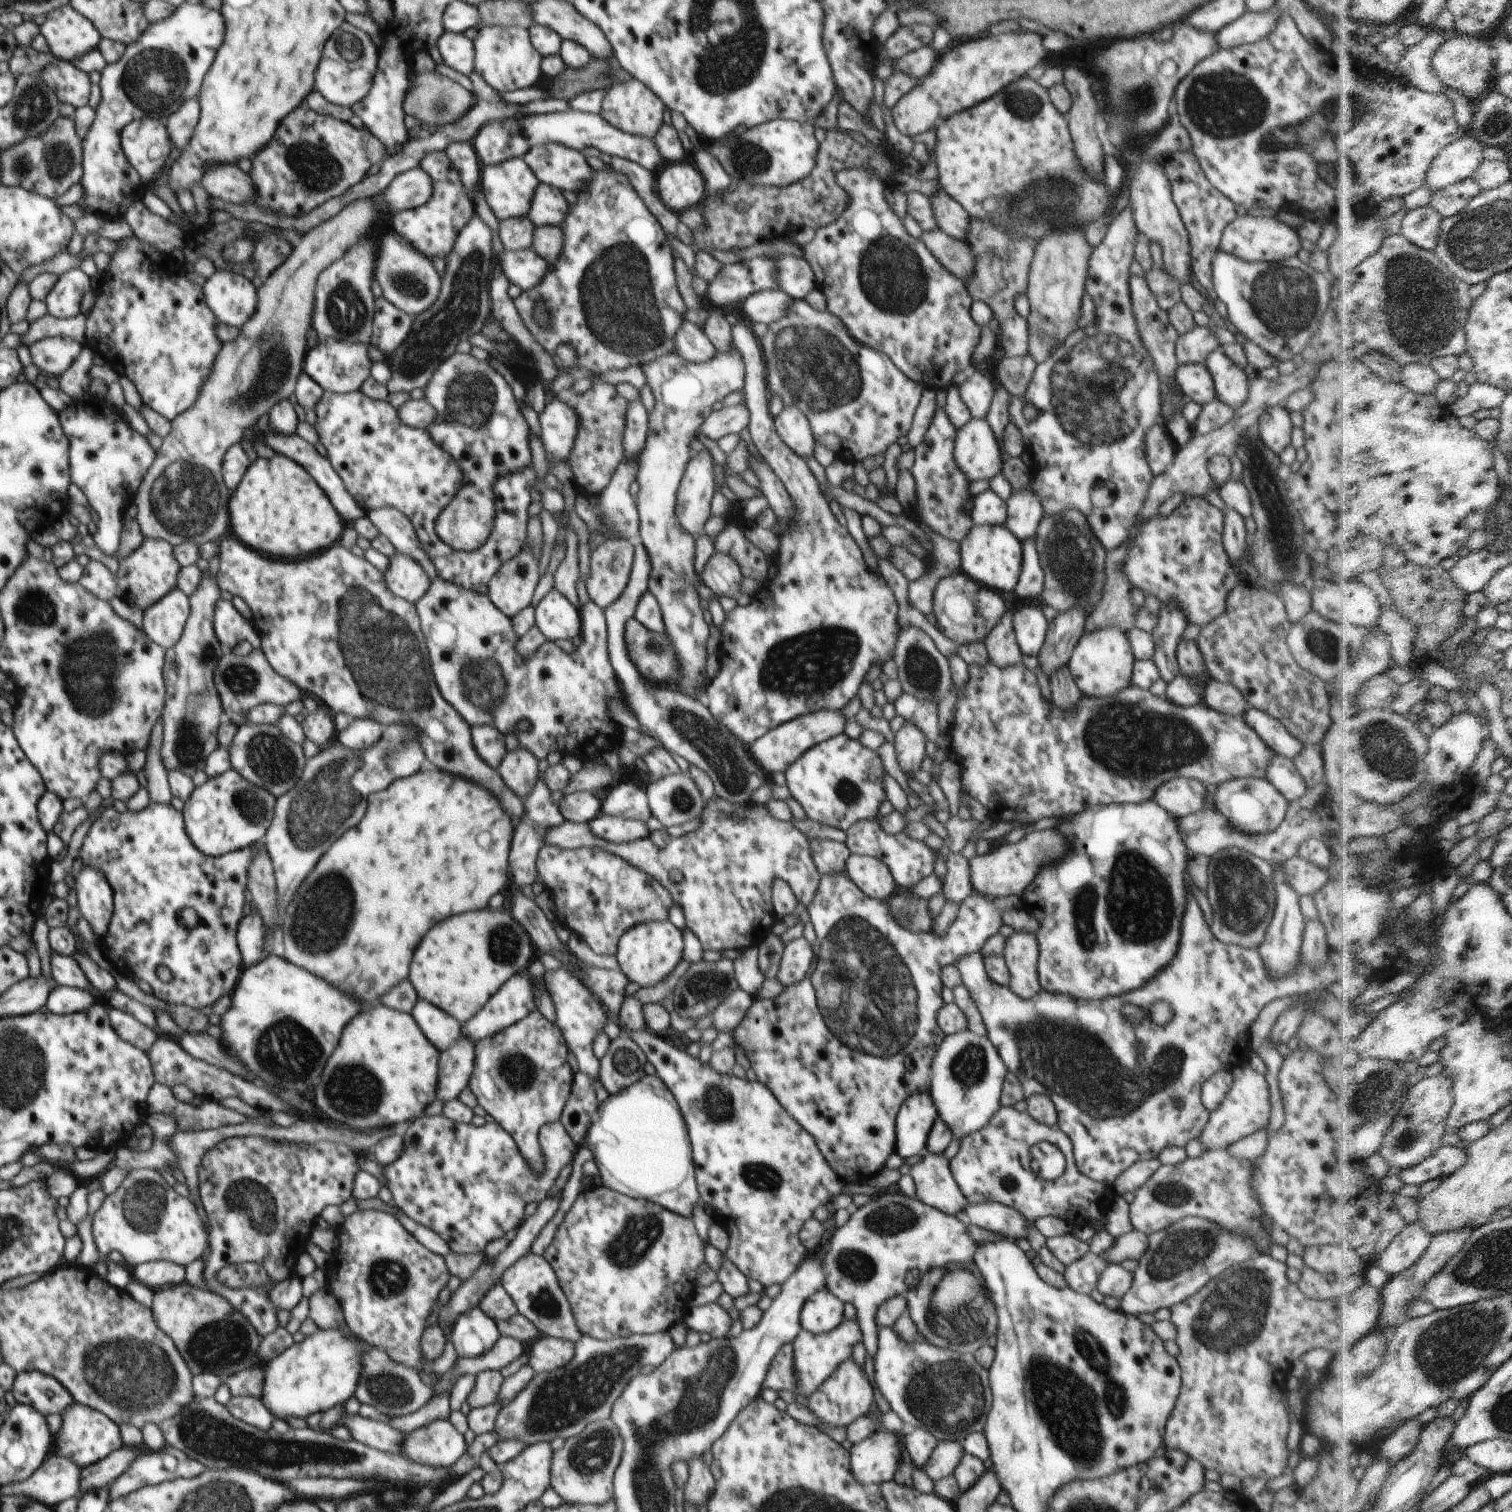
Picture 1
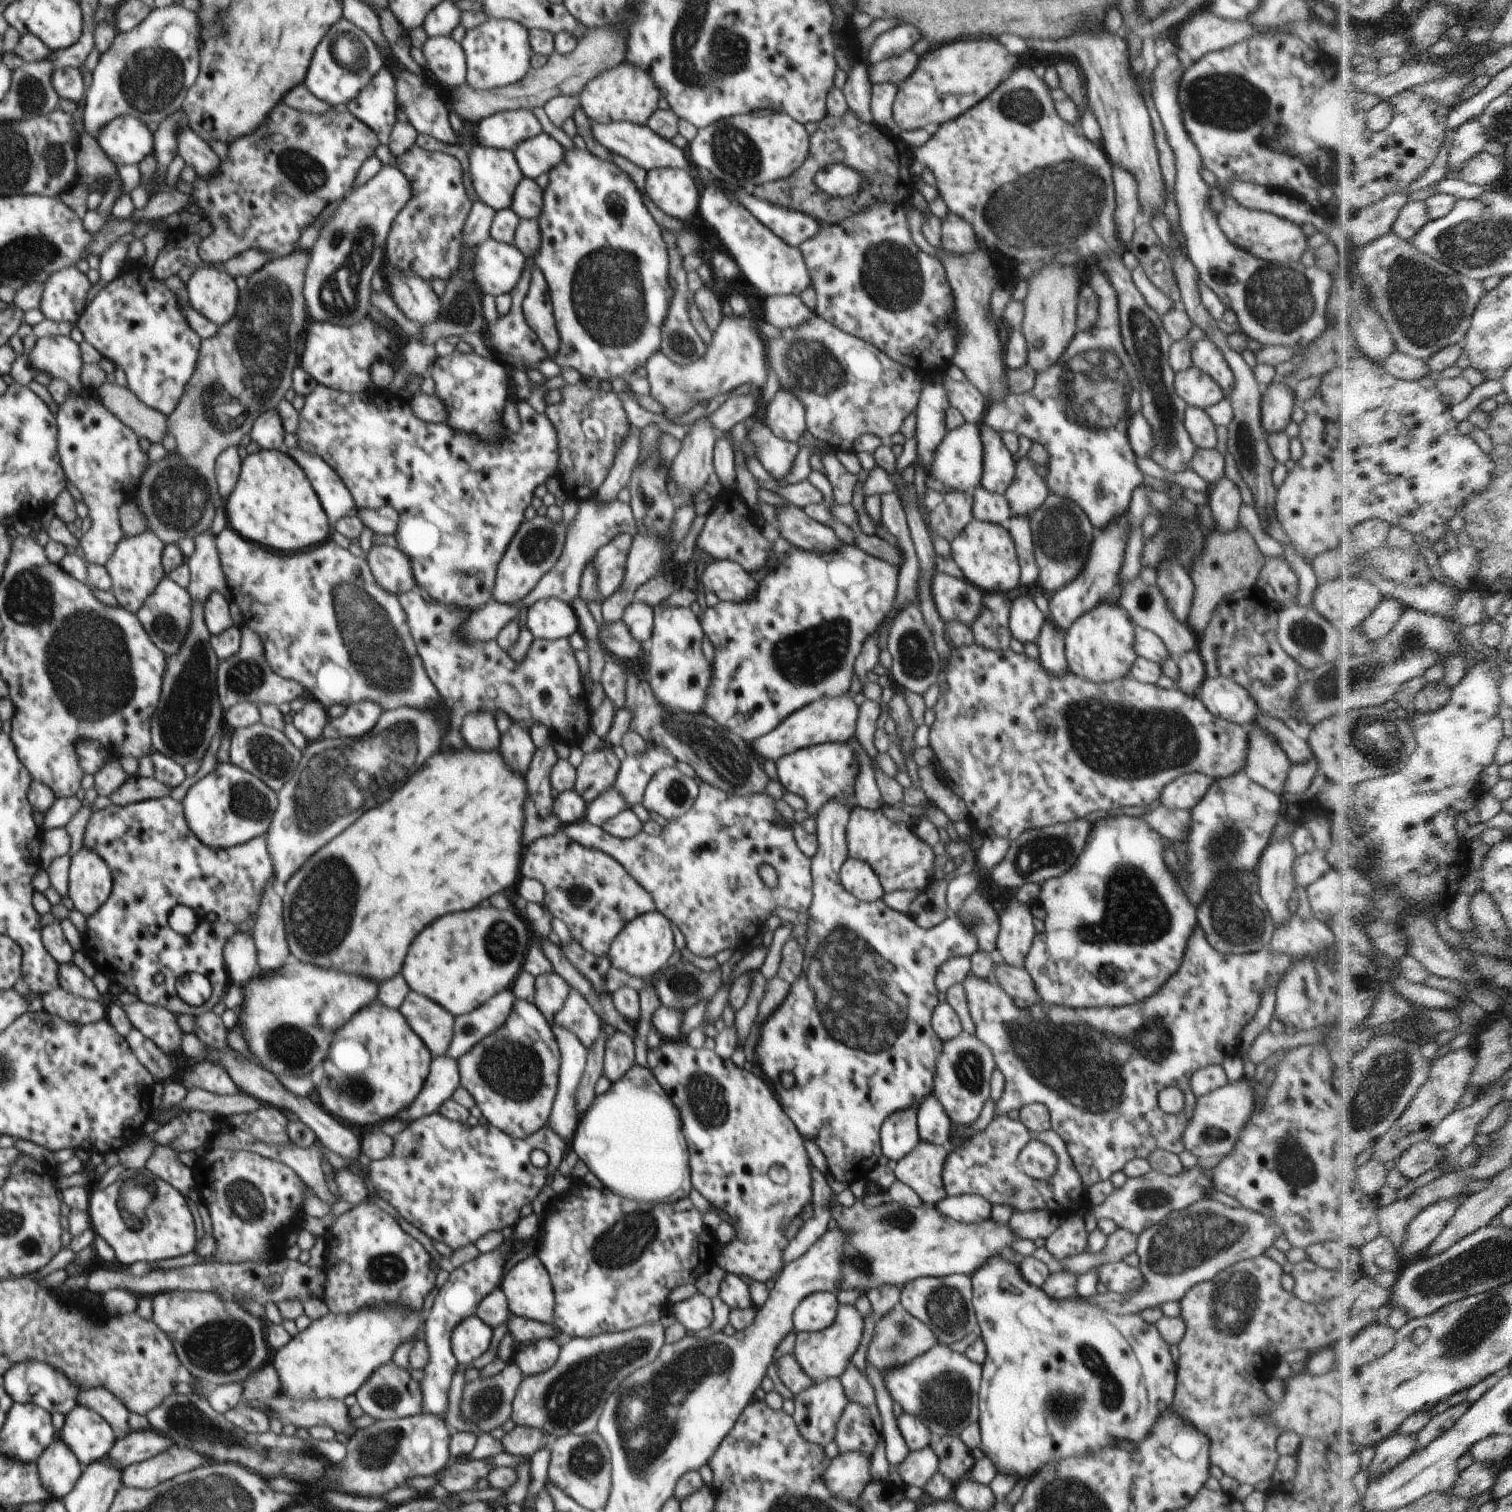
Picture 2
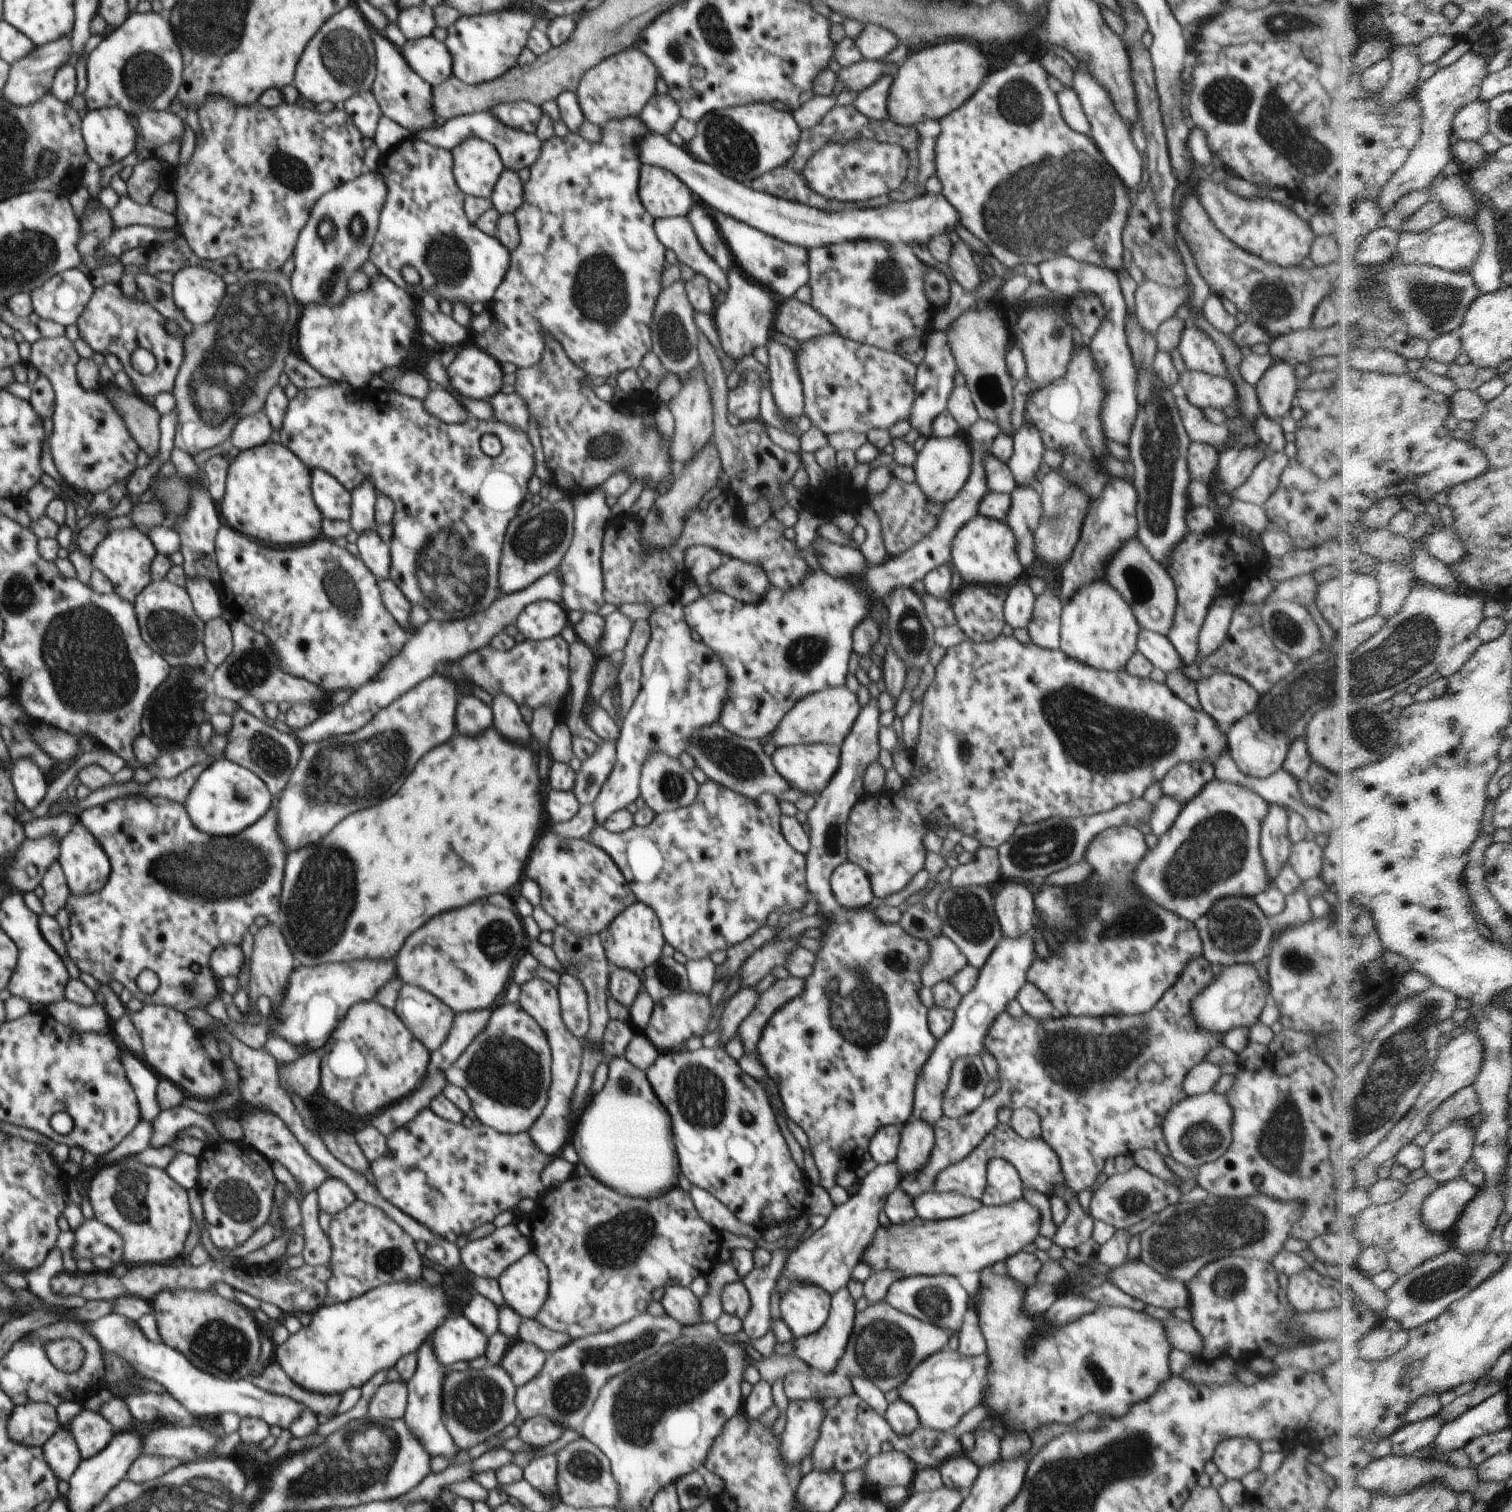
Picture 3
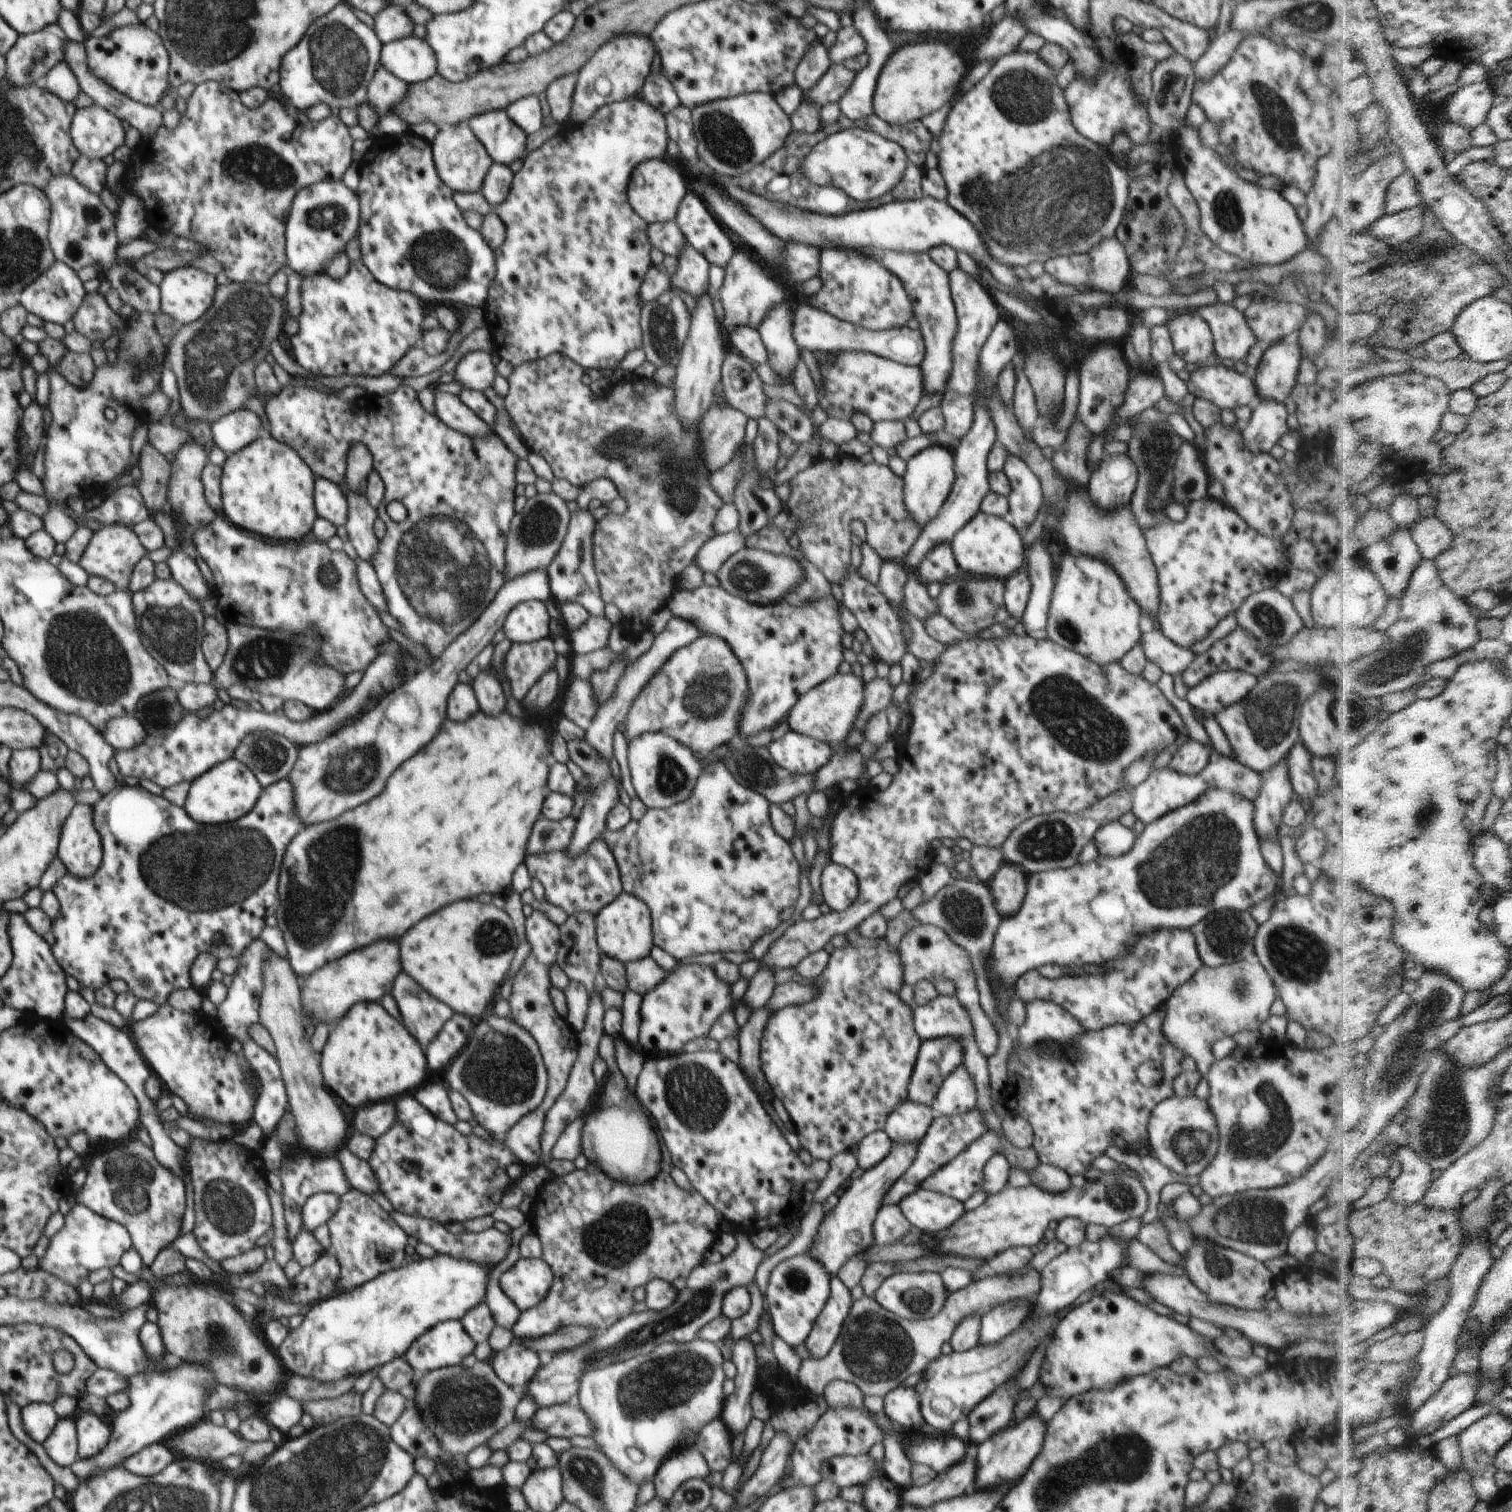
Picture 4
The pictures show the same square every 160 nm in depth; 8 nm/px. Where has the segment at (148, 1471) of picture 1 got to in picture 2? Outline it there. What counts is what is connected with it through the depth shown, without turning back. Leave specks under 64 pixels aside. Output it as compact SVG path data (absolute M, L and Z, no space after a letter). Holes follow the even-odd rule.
M174 1444L148 1460L123 1468L121 1481L125 1487L151 1489L180 1473L190 1472L209 1462L206 1455Z

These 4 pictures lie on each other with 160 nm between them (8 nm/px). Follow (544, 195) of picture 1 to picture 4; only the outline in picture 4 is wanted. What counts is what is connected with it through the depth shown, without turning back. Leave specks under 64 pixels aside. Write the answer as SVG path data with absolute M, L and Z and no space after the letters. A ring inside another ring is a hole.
M492 163L485 176L481 190L492 208L503 204L506 200L513 185L513 176L514 173L510 167L500 163Z

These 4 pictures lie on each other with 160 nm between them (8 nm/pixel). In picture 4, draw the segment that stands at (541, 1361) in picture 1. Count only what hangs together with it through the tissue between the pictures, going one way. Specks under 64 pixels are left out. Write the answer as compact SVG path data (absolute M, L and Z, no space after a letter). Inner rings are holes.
M514 1340L508 1348L492 1354L489 1361L493 1366L494 1372L498 1375L498 1378L515 1390L523 1390L541 1365L537 1351L529 1349L520 1340Z

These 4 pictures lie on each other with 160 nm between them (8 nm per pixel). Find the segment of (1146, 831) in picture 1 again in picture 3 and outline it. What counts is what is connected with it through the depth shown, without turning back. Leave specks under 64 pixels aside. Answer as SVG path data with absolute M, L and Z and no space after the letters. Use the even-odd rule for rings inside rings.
M1127 824L1100 831L1090 841L1085 860L1092 867L1092 874L1086 882L1094 884L1094 894L1090 902L1080 904L1086 920L1081 920L1079 937L1058 942L1056 955L1051 952L1047 958L1036 955L1027 970L1027 981L1045 994L1057 1016L1143 1015L1178 980L1189 960L1203 954L1203 942L1195 923L1160 908L1134 888L1134 870L1147 850L1144 834Z

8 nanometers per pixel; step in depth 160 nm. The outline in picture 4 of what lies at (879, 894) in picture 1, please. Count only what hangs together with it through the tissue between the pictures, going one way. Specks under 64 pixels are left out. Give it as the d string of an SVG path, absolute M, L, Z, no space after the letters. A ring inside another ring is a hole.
M830 860L821 874L821 889L831 910L842 912L858 898L859 882L855 872Z

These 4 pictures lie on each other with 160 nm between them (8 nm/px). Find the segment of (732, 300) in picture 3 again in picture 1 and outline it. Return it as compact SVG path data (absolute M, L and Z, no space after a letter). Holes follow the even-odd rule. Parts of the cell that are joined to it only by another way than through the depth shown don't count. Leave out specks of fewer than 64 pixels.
M733 346L729 353L717 352L717 355L708 362L693 363L672 352L644 363L641 368L645 374L647 385L653 392L655 405L649 416L649 433L645 447L638 456L639 470L636 481L640 485L640 491L634 498L639 512L639 536L642 538L642 543L651 562L649 591L657 598L665 624L665 633L670 637L675 648L675 655L679 660L679 678L676 680L674 688L693 696L700 684L709 682L709 680L704 681L704 676L706 676L706 640L708 640L710 631L708 630L709 625L704 621L704 610L696 589L696 586L702 583L695 569L696 538L682 530L678 522L675 513L677 490L693 454L690 442L696 438L696 432L705 417L713 411L712 406L716 402L723 401L730 392L743 390L745 364L739 350Z

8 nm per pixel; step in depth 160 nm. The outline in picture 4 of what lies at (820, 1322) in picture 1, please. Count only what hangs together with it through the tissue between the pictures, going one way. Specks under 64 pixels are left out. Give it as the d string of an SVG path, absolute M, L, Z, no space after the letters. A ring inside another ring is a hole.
M808 1252L781 1262L771 1272L765 1294L768 1304L764 1303L764 1306L770 1315L775 1334L786 1344L794 1348L808 1338L817 1316L830 1296L830 1281L831 1278L825 1268Z

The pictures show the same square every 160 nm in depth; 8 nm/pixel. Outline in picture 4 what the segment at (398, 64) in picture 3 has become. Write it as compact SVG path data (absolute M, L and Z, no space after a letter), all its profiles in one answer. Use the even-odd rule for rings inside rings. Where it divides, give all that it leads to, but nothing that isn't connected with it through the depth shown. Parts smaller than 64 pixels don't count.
M379 63L372 80L367 88L367 104L373 106L380 115L394 115L393 108L405 98L409 84Z

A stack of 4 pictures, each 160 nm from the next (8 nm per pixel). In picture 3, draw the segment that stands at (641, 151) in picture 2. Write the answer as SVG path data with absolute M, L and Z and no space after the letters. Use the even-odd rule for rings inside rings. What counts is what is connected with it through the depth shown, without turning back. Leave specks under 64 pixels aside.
M648 130L648 134L641 136L641 142L637 144L637 155L642 165L647 164L673 172L692 192L694 192L694 194L696 194L696 196L698 196L698 198L700 198L700 200L702 200L702 202L706 202L713 210L723 212L728 216L733 216L770 236L778 238L778 240L783 240L793 245L800 245L805 249L860 239L880 241L887 245L901 245L902 243L906 243L908 246L912 246L916 241L927 244L934 235L946 233L954 237L955 224L960 223L957 210L941 193L934 194L927 192L922 197L916 197L904 202L894 201L873 209L854 209L832 212L821 211L810 205L772 196L771 194L757 191L753 188L750 190L750 187L747 187L745 184L740 184L740 182L730 180L728 176L720 174L720 171L716 170L712 165L694 158L686 147L676 146L664 135L653 133L650 130Z

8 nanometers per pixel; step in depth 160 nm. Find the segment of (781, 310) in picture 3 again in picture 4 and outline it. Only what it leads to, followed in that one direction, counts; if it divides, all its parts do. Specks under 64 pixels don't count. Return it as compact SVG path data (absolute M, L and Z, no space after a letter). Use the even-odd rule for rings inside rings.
M800 304L791 314L792 332L794 340L800 349L806 348L813 353L837 353L838 351L864 351L886 357L903 365L919 367L924 360L925 340L919 330L910 329L907 326L890 330L871 331L867 328L840 320L826 311L816 308L814 305Z

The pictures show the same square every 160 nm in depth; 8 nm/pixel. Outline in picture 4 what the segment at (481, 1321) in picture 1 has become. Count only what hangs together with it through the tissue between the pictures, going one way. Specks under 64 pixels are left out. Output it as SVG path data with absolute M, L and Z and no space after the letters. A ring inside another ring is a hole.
M445 1320L419 1336L404 1358L419 1378L442 1367L462 1364L462 1360L474 1352L475 1346L461 1320Z

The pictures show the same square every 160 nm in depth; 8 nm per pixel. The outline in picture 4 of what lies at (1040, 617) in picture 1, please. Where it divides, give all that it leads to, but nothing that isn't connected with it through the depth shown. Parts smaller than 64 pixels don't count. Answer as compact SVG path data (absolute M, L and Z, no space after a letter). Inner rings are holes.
M1020 569L1010 575L1005 581L1004 600L1009 616L1021 622L1029 596L1031 593L1031 580L1024 570Z

